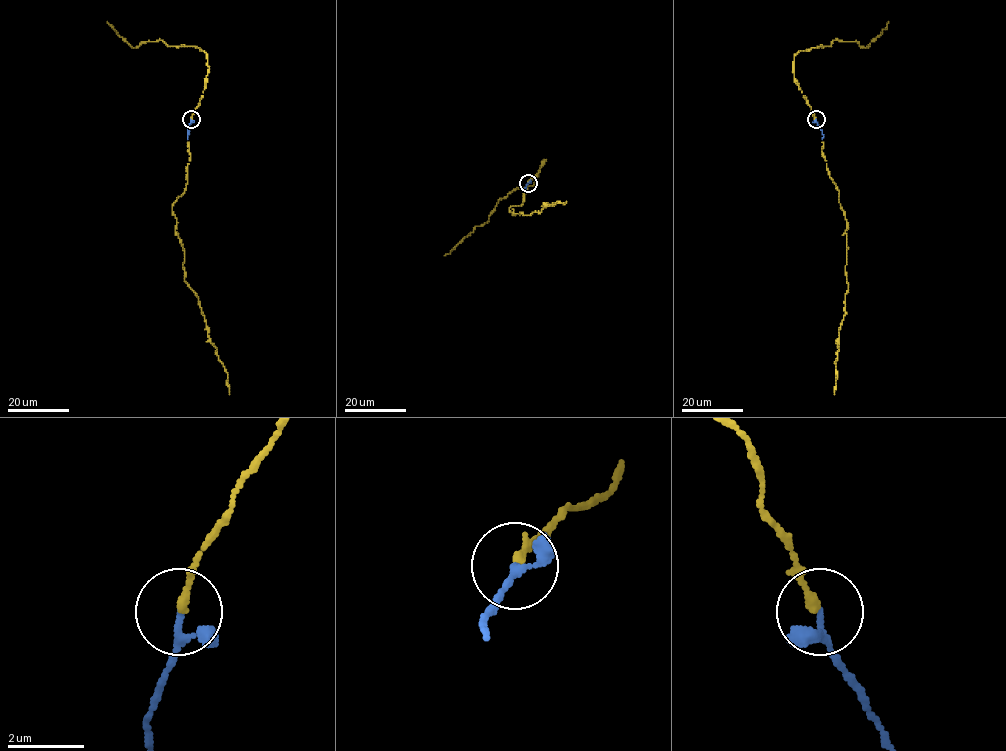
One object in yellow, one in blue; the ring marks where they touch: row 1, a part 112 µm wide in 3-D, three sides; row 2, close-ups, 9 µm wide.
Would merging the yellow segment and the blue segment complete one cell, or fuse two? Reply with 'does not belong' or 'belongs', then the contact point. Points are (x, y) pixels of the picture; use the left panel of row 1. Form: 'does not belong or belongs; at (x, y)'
belongs; at (191, 119)

